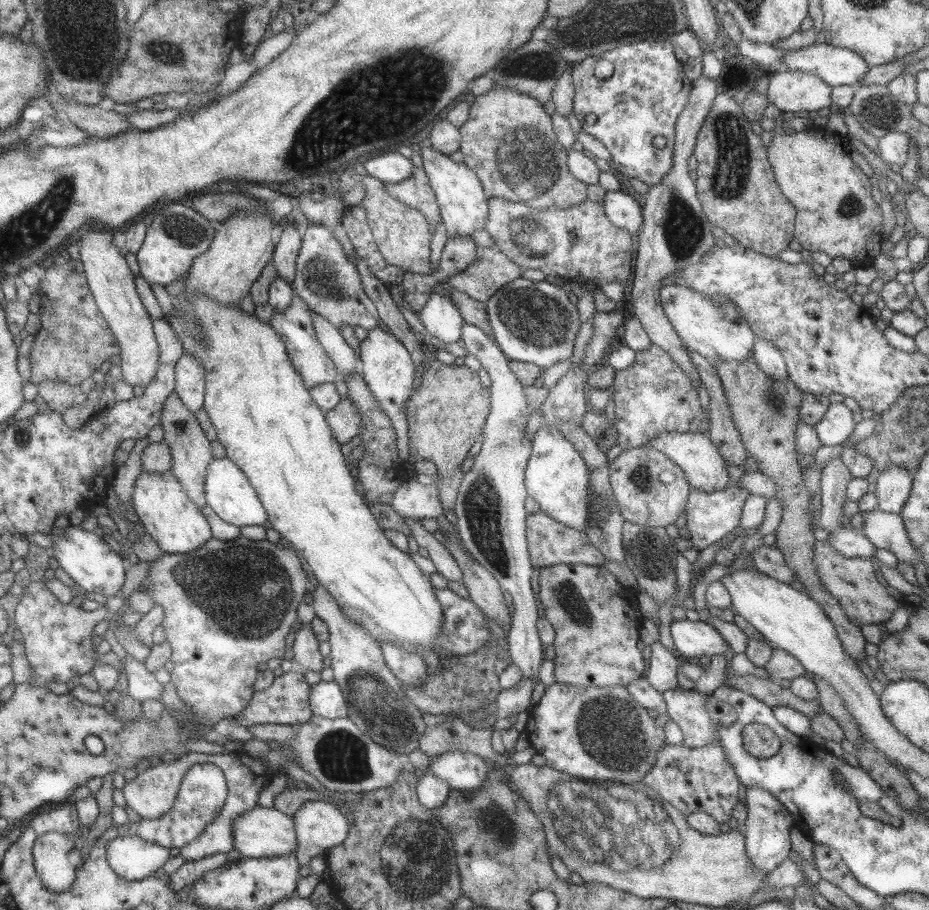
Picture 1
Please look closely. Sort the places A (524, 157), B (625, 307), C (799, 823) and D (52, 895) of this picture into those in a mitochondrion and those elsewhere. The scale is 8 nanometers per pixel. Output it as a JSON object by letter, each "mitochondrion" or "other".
{"A":"mitochondrion","B":"other","C":"other","D":"other"}

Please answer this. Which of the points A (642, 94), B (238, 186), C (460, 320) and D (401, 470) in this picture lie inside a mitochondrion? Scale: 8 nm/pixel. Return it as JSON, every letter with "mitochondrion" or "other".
{"A":"mitochondrion","B":"other","C":"other","D":"other"}

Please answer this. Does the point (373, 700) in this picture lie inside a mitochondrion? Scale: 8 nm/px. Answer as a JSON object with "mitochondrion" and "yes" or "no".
{"mitochondrion":"yes"}

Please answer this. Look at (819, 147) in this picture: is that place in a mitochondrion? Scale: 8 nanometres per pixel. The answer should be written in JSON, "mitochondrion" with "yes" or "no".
{"mitochondrion":"no"}

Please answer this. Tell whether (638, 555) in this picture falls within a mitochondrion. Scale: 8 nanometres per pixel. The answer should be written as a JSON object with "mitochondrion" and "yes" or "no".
{"mitochondrion":"yes"}

